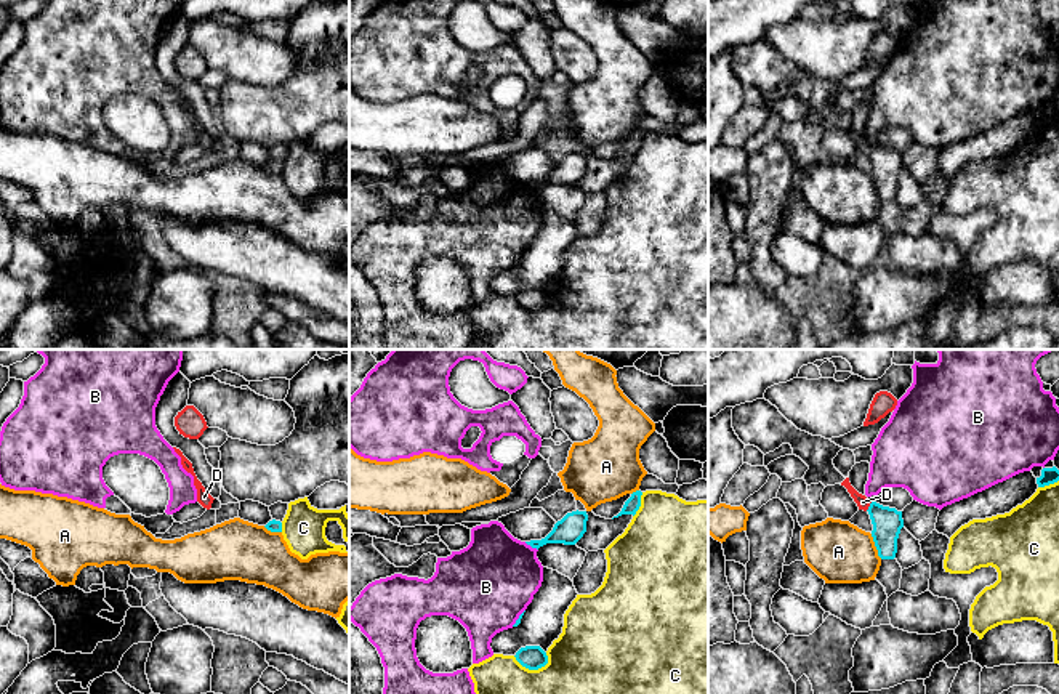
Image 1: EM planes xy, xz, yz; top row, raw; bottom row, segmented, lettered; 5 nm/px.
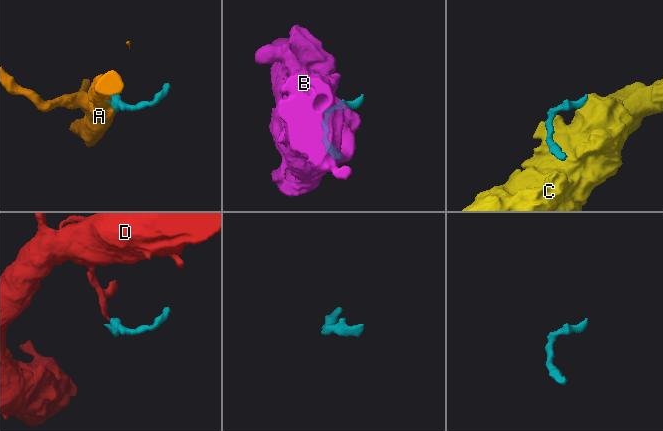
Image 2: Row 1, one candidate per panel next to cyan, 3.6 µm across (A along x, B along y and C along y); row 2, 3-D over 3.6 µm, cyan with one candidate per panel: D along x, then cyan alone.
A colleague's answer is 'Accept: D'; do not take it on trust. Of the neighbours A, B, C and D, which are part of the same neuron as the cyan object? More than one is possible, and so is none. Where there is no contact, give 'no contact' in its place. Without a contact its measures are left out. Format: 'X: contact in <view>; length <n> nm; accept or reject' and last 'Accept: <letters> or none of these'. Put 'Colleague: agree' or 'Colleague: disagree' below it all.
A: contact in yz; length 140 nm; reject
B: contact in xz; length 80 nm; reject
C: contact in xz; length 190 nm; reject
D: contact in yz; length 60 nm; accept
Accept: D
Colleague: agree

